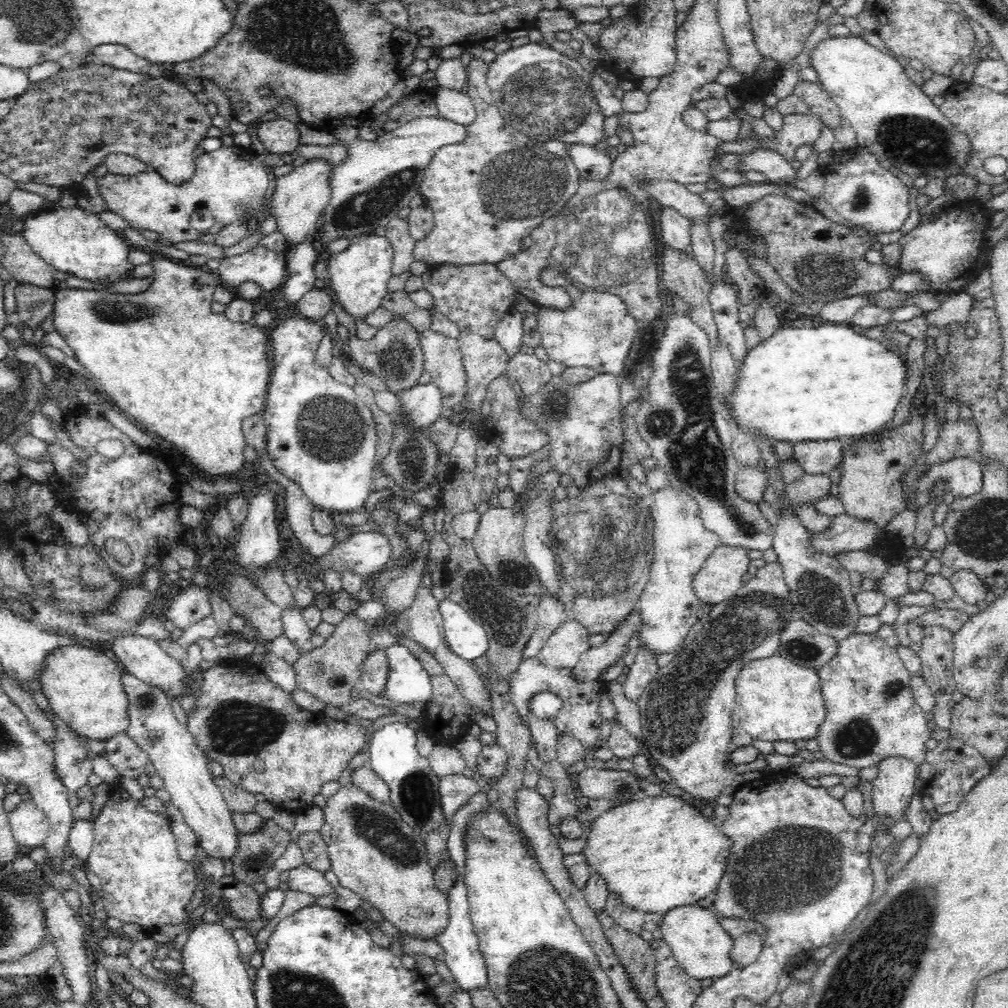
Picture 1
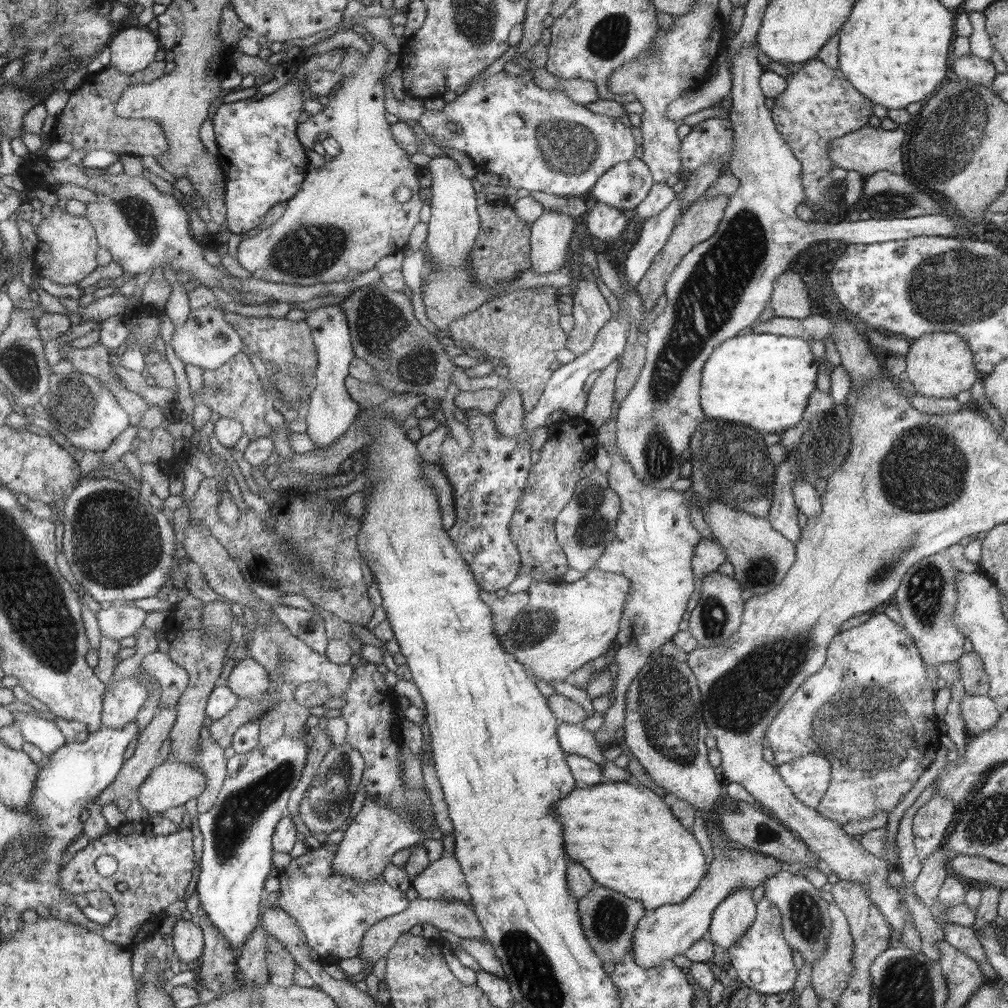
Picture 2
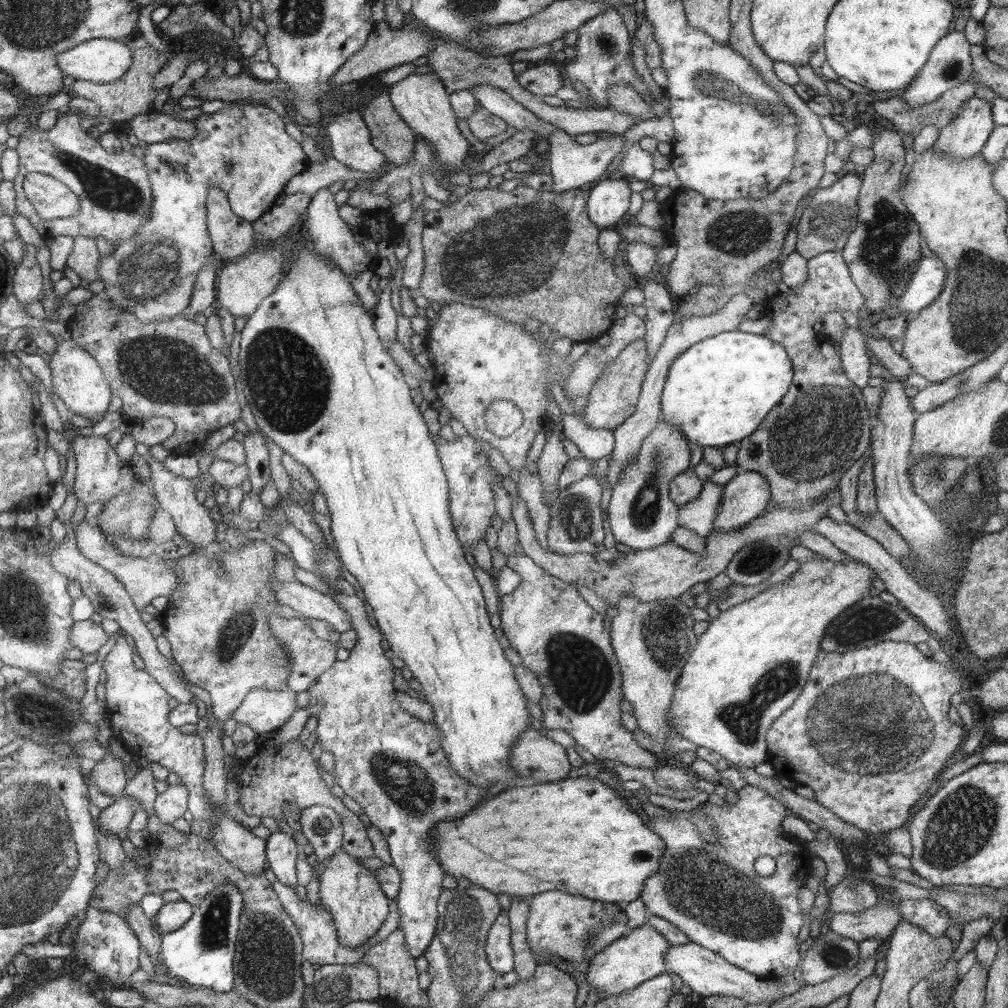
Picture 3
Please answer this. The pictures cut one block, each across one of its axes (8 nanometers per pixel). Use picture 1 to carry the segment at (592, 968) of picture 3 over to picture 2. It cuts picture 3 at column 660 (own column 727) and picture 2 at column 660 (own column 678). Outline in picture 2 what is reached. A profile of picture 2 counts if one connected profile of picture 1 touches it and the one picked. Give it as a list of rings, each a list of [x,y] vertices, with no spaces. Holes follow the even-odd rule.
[[[711,844],[714,860],[708,868],[708,874],[700,880],[700,886],[680,904],[667,904],[658,907],[654,911],[648,912],[636,926],[632,935],[633,954],[635,954],[636,964],[642,968],[654,968],[659,966],[663,960],[670,960],[678,954],[685,954],[700,939],[706,938],[706,933],[710,930],[712,914],[716,907],[740,887],[748,887],[752,891],[756,885],[774,876],[778,871],[790,871],[791,873],[802,875],[800,870],[817,868],[817,863],[807,864],[786,864],[775,857],[762,855],[761,853],[748,850],[738,846],[730,853],[724,853],[724,849]]]

